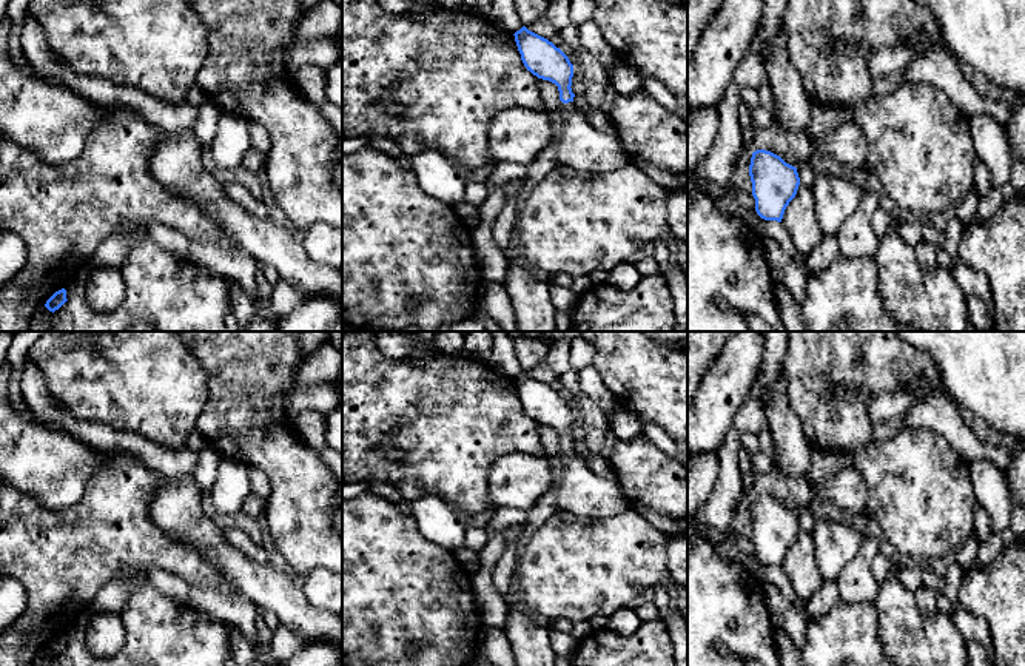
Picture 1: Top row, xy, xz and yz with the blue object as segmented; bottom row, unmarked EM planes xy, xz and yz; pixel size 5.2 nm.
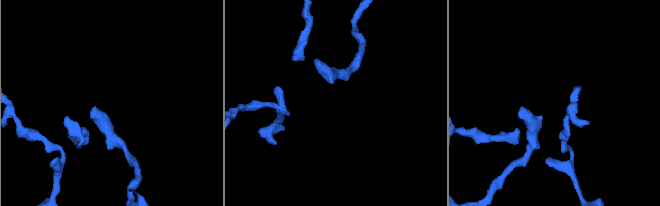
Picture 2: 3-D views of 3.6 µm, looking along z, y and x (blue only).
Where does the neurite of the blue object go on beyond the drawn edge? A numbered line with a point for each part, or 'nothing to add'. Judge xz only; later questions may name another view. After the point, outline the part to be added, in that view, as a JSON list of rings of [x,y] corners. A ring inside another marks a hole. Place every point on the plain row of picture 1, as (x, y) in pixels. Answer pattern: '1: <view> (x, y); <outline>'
1: xz (580, 491); [[[573,447],[563,449],[560,458],[563,475],[555,484],[560,510],[601,520],[629,509],[617,478],[597,475]]]

